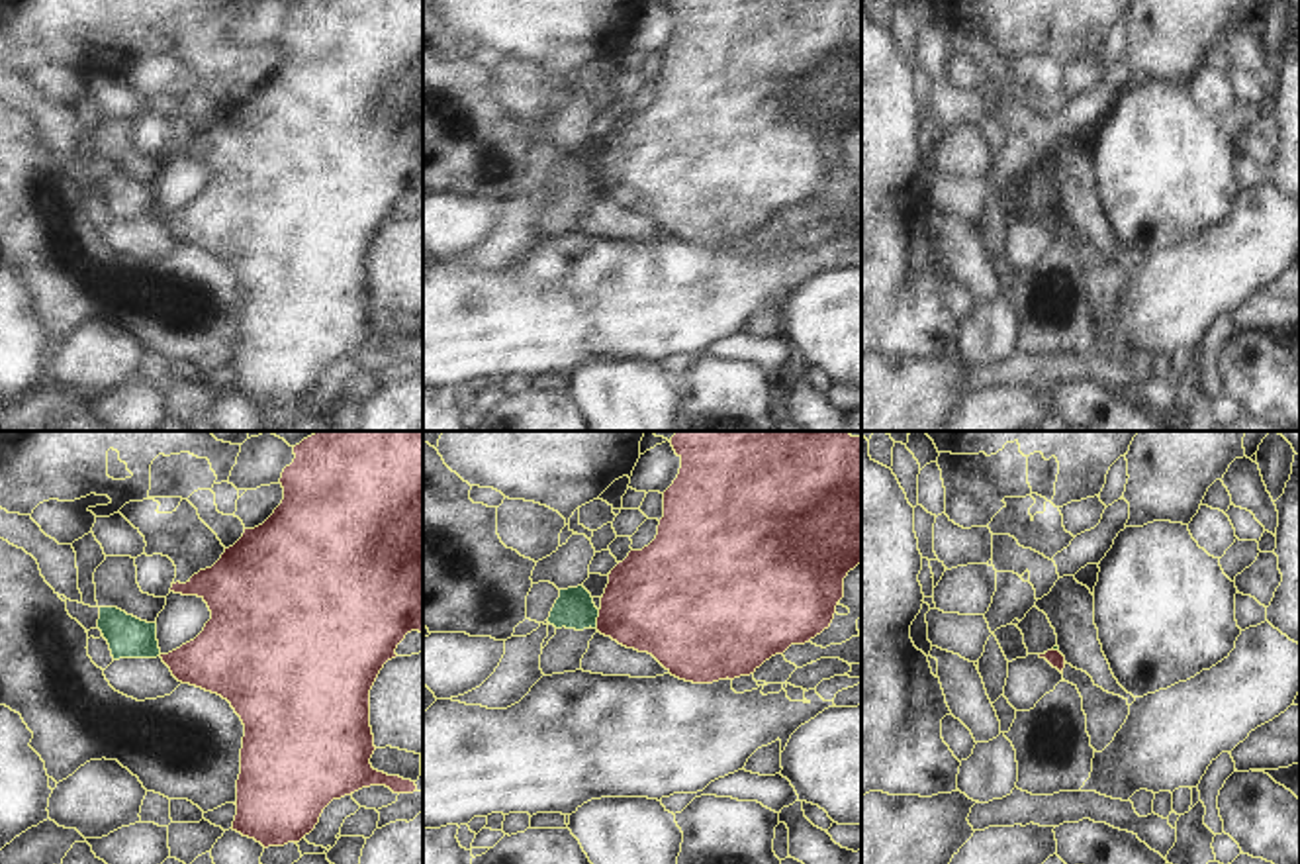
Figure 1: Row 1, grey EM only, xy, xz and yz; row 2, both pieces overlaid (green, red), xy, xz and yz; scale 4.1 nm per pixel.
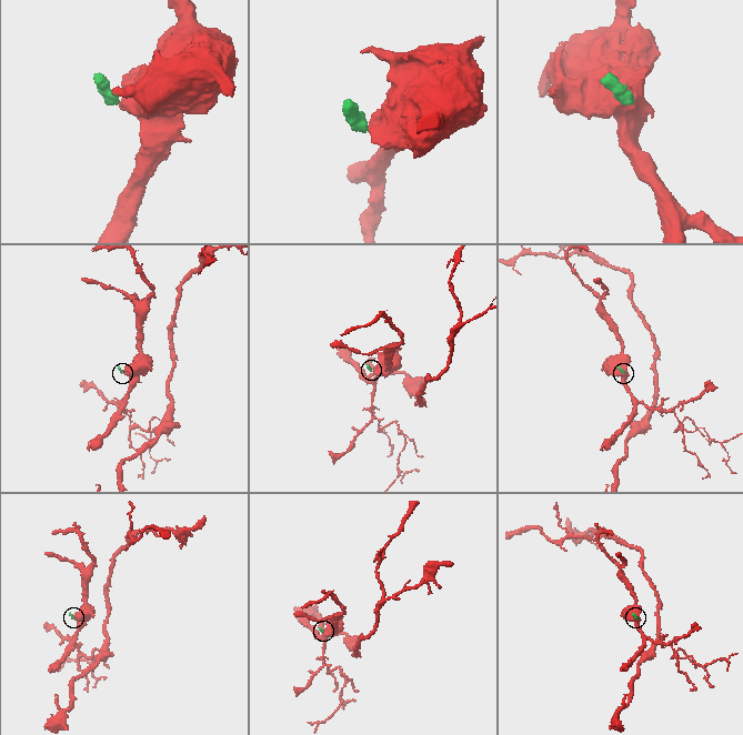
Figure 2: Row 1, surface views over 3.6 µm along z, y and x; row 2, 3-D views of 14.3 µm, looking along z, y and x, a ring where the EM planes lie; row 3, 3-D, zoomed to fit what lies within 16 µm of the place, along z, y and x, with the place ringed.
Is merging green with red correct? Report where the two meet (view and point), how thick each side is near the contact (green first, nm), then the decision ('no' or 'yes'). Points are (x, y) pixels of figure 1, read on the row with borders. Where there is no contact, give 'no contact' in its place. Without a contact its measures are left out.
contact xz (596, 620); calibres 160 and 400 nm; no

